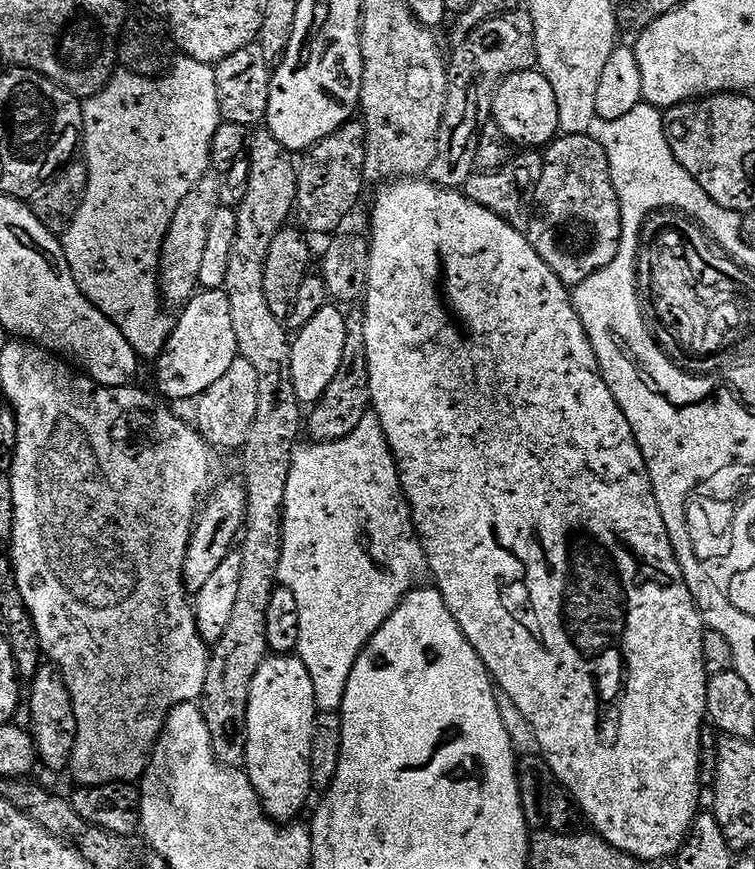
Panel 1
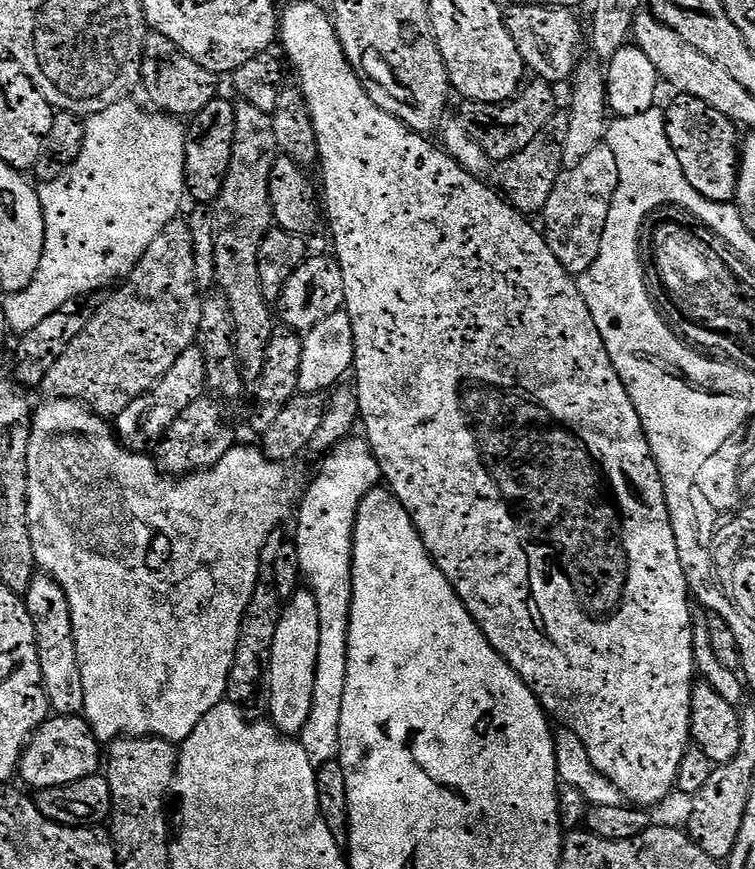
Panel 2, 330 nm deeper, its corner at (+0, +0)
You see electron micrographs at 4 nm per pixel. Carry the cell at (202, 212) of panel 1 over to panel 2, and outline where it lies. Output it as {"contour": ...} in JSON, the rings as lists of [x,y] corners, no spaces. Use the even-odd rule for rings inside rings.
{"contour":[[[177,218],[150,242],[146,254],[115,289],[117,292],[99,305],[82,334],[50,367],[42,383],[45,397],[79,400],[101,418],[119,416],[135,397],[149,392],[185,350],[197,343],[202,296],[196,293],[196,284],[193,238],[187,223]]]}

